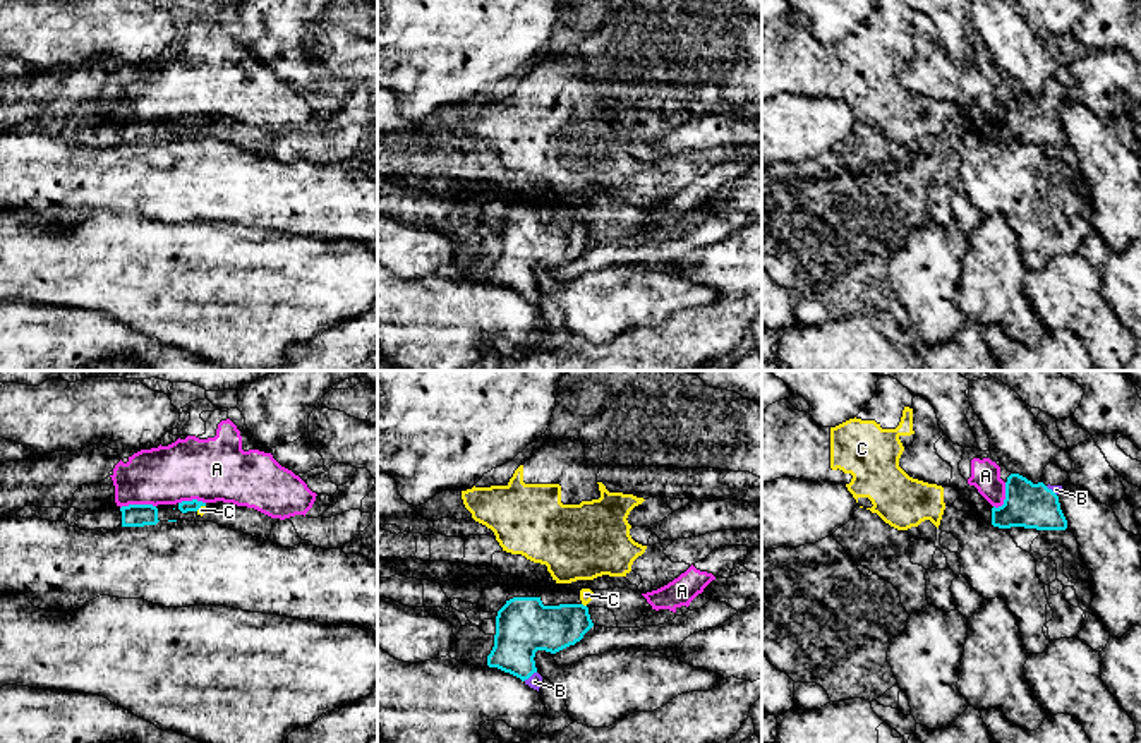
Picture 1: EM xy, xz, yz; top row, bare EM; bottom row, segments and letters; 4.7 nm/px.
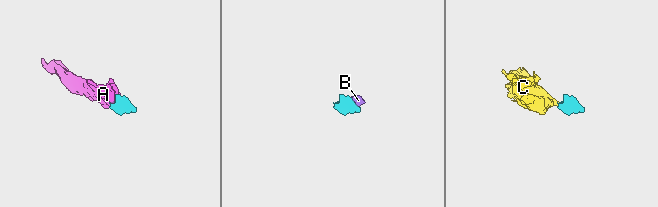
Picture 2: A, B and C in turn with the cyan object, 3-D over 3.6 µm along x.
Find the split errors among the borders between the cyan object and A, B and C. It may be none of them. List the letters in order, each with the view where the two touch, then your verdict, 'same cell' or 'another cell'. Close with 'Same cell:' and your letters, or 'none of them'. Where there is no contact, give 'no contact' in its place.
A: contact in xy; another cell
B: contact in xz; same cell
C: contact in xz; same cell
Same cell: B, C

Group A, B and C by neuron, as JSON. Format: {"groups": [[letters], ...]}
{"groups": [["A"], ["B", "C"]]}

